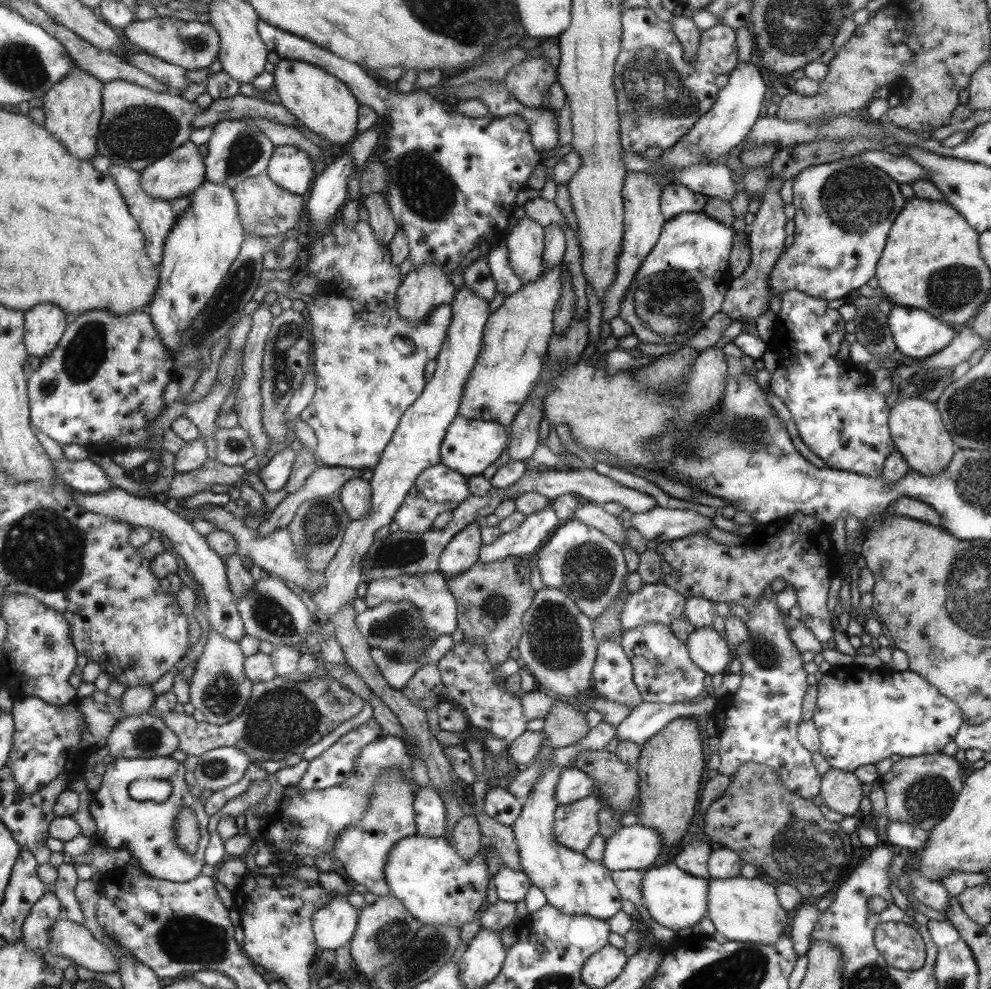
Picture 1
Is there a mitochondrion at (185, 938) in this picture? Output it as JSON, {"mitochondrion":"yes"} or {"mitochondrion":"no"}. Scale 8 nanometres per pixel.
{"mitochondrion":"yes"}

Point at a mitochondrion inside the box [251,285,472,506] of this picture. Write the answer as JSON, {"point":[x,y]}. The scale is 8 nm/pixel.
{"point":[284,361]}

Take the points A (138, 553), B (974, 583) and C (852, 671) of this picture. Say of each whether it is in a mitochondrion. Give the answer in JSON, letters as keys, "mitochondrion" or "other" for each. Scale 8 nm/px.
{"A":"other","B":"mitochondrion","C":"other"}

